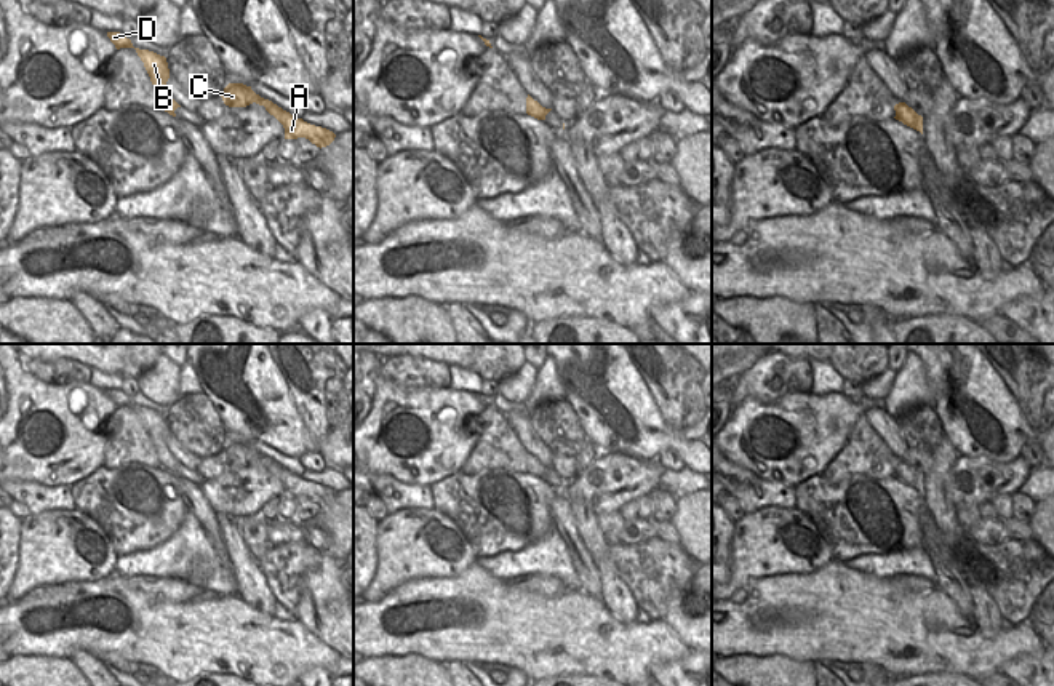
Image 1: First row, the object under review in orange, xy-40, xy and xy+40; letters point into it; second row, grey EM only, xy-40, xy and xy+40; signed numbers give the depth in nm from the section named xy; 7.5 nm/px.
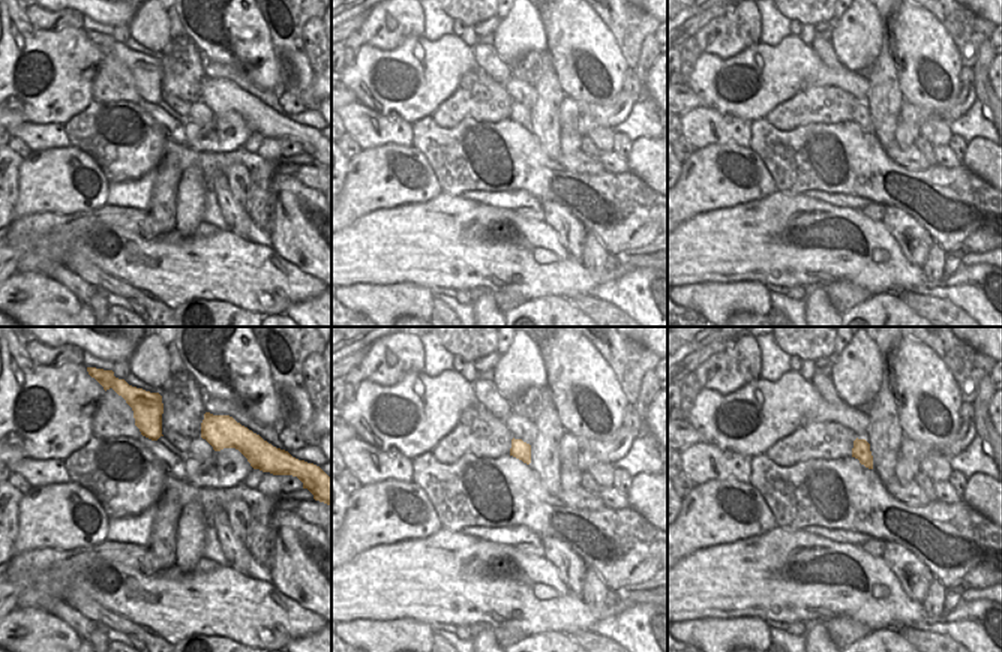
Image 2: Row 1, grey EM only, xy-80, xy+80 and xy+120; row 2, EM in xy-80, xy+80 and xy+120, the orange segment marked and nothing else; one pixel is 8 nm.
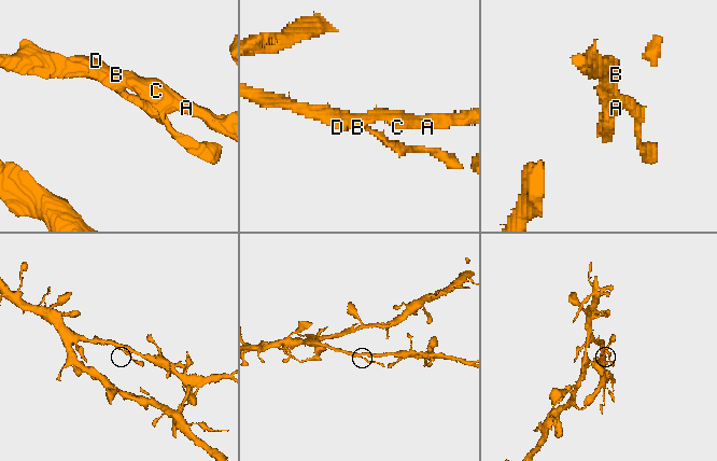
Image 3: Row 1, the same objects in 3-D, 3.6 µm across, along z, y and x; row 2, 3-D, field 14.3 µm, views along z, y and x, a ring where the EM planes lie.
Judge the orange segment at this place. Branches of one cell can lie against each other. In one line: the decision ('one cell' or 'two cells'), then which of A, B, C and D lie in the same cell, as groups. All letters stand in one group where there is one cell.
one cell | A B C D

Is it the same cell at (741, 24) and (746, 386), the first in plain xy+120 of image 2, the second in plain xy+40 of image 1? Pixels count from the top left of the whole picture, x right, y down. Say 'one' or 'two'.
one

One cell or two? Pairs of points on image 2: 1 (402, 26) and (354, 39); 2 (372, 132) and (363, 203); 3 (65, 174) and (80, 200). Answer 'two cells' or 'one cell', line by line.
1: one cell
2: two cells
3: one cell

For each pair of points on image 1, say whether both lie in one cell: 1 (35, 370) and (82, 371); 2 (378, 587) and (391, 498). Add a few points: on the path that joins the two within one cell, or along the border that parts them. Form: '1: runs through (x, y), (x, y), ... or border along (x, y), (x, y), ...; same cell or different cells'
1: runs through (47, 371), (71, 371); same cell
2: border along (426, 507), (405, 507), (389, 515); different cells

